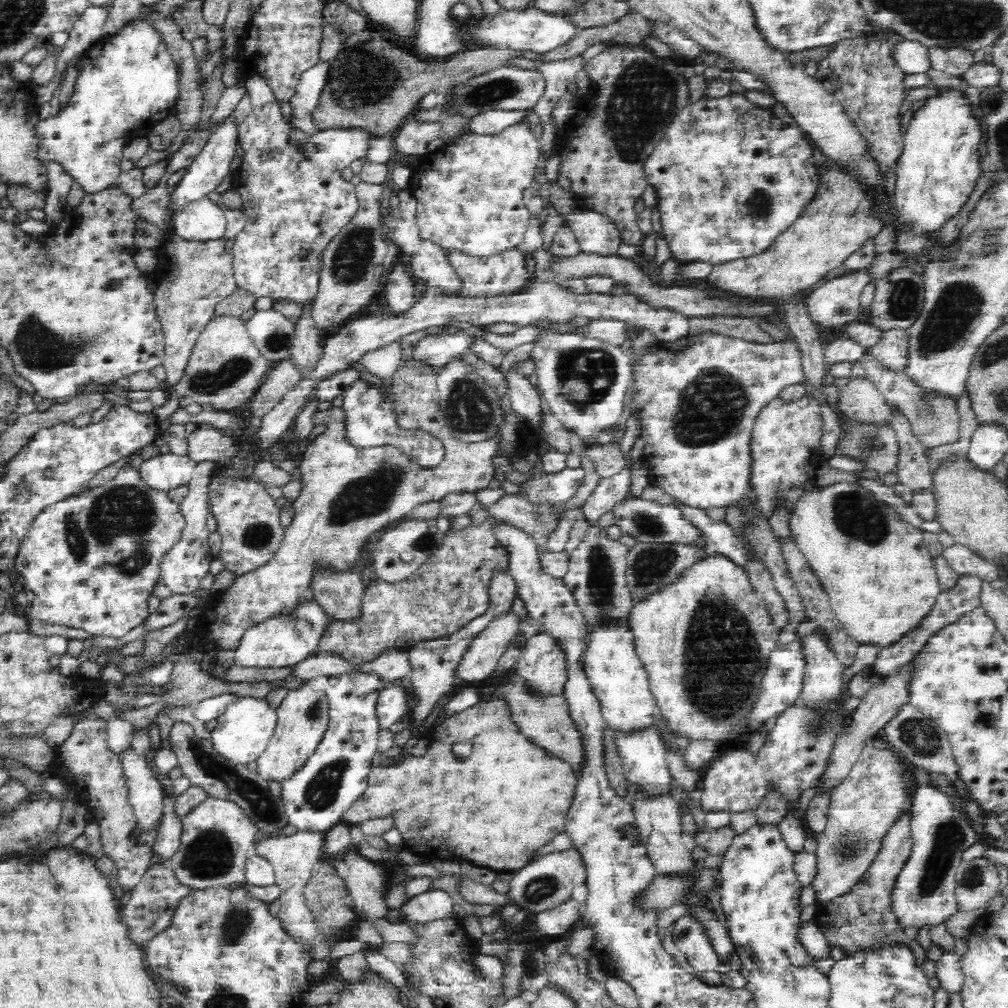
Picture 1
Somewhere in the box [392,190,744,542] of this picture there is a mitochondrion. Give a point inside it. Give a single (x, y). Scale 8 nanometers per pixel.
(585, 374)

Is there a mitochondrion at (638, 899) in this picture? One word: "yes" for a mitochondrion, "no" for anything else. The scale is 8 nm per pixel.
no

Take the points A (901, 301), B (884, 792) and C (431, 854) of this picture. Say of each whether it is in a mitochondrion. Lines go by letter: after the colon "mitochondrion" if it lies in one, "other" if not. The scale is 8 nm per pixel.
A: mitochondrion
B: other
C: other

